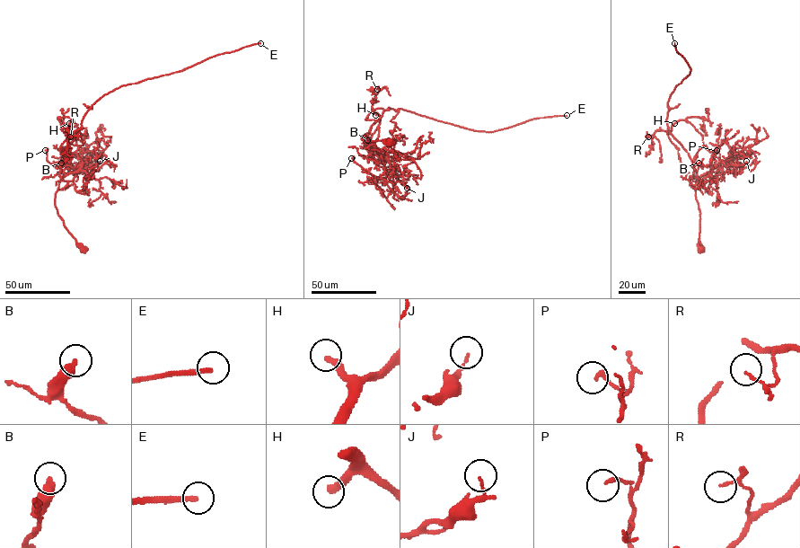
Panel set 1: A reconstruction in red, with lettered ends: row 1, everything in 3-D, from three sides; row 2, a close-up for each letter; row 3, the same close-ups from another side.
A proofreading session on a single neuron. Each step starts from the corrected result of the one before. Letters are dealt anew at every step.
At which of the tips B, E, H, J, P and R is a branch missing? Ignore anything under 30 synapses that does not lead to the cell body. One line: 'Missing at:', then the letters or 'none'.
Missing at: E, H

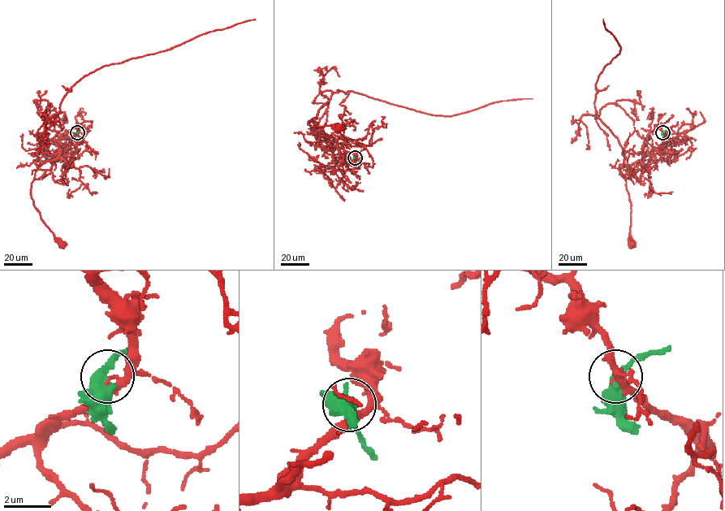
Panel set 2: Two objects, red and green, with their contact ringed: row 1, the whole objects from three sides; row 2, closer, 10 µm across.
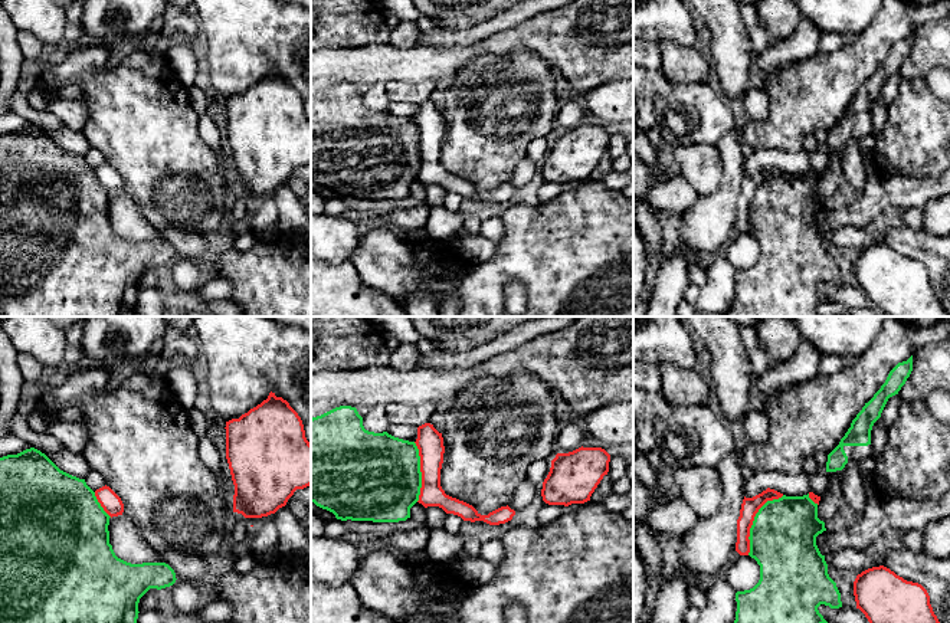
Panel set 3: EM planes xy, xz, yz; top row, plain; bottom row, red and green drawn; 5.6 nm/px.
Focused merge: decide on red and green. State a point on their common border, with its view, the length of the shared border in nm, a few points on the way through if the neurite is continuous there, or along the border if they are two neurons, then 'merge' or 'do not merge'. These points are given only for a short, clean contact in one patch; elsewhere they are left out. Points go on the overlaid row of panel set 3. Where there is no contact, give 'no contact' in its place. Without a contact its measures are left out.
meets red in yz at (753, 520); contact 400 nm long; do not merge

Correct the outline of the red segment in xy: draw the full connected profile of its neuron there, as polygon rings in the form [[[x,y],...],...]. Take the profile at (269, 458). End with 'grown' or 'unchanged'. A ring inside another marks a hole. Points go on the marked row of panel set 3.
[[[269,393],[268,399],[239,419],[226,422],[226,459],[235,485],[233,512],[245,518],[262,518],[285,506],[297,489],[311,485],[311,443],[305,437],[301,417],[282,397]]] | unchanged

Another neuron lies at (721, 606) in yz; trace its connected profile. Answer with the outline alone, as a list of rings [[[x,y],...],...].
[[[724,574],[710,580],[705,591],[707,606],[700,610],[700,619],[697,623],[734,623],[737,611],[737,591],[725,580]]]

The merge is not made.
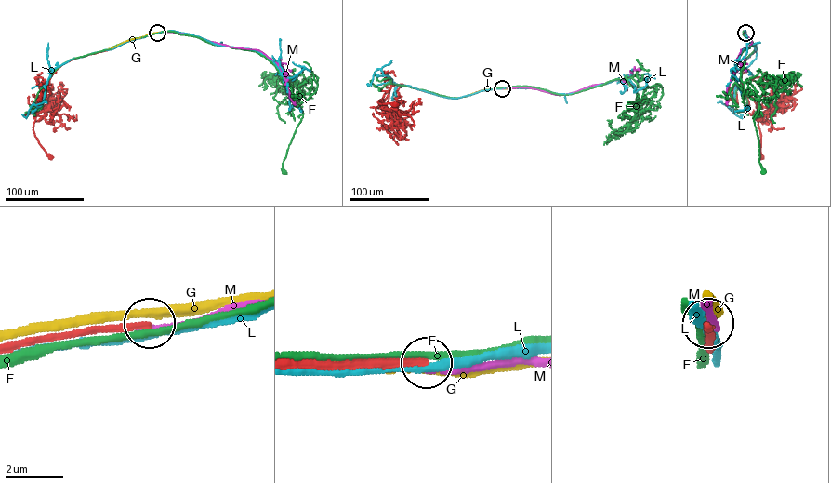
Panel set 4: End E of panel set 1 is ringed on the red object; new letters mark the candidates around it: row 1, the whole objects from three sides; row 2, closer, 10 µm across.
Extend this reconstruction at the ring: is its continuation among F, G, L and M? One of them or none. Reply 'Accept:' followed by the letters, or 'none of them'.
Accept: none of them

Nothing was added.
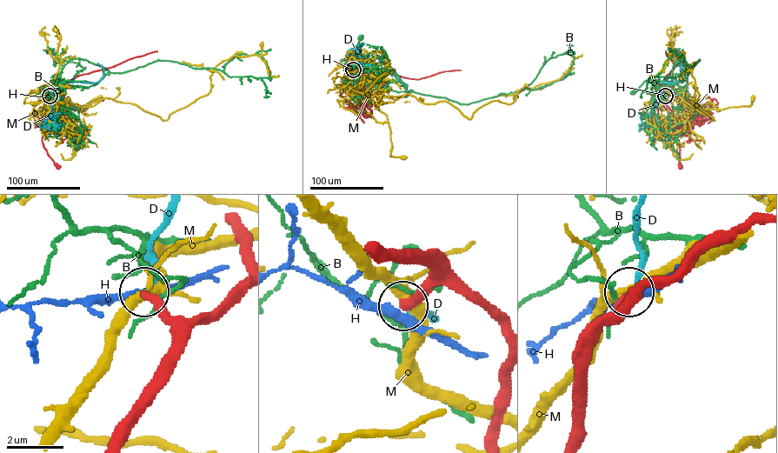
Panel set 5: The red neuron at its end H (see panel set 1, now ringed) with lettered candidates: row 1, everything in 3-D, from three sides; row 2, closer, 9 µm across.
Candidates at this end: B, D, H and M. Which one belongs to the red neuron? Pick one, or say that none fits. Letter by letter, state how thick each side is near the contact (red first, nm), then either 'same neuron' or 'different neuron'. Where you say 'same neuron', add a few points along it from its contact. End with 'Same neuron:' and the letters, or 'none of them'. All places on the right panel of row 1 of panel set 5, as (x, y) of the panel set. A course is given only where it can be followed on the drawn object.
B: 480 nm thick on the red side, 90 nm on the other; different neuron
D: 320 nm thick on the red side, 200 nm on the other; different neuron
H: 360 nm thick on the red side, 320 nm on the other; different neuron
M: 380 nm thick on the red side, 320 nm on the other; different neuron
Same neuron: none of them

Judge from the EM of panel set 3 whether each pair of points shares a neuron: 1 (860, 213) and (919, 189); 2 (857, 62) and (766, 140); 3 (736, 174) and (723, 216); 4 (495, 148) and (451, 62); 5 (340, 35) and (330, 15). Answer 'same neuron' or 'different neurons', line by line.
1: same neuron
2: same neuron
3: same neuron
4: different neurons
5: same neuron

